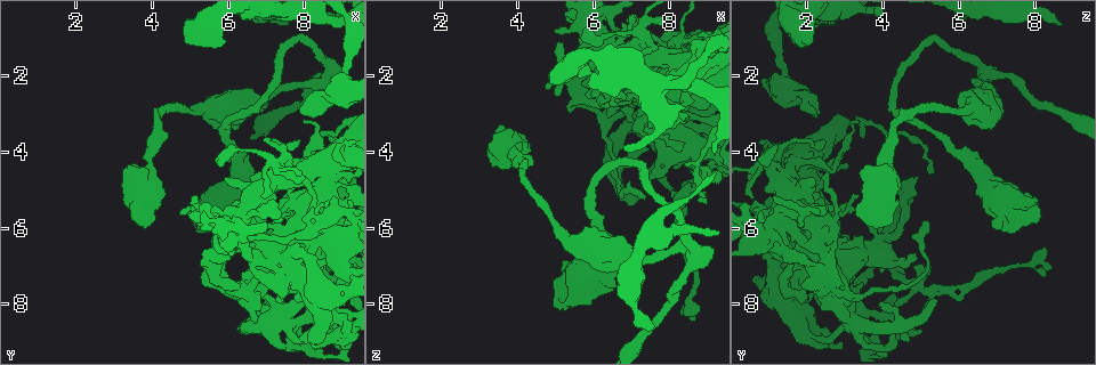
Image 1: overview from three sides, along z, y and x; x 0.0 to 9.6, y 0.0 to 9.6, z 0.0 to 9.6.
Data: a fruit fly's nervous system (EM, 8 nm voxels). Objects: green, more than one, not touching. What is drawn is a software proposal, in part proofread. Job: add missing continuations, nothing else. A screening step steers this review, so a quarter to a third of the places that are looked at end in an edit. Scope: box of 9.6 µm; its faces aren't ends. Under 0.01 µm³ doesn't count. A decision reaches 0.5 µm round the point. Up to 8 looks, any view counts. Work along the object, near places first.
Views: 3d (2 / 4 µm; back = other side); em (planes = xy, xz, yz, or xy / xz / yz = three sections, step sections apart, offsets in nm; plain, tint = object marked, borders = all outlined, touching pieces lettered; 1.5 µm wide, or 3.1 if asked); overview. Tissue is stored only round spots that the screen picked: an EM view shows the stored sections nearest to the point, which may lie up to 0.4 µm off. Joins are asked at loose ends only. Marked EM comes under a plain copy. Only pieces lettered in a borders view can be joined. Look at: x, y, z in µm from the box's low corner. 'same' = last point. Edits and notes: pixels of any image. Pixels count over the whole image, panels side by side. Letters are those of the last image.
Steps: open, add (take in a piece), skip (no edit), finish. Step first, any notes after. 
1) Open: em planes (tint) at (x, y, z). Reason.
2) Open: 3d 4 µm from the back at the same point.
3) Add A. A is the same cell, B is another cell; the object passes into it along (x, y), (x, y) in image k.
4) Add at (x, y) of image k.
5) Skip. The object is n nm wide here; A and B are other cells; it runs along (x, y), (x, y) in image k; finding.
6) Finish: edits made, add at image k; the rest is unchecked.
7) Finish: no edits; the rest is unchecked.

Open: em xy step 4 (tint) at (7.60, 0.65, 8.65). Free end.

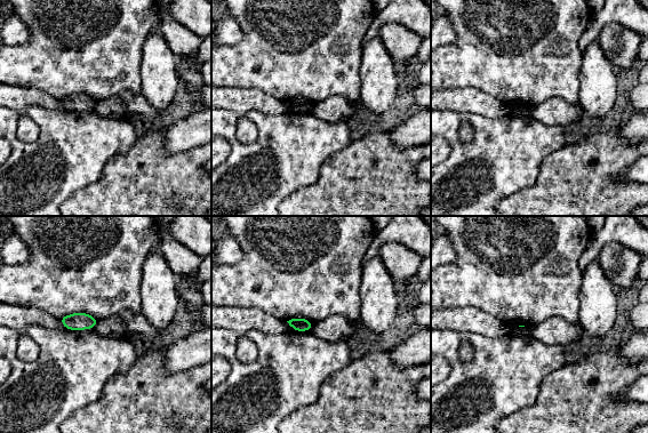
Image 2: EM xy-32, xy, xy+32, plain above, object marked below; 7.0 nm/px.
Open: em planes (borders) at the same point.

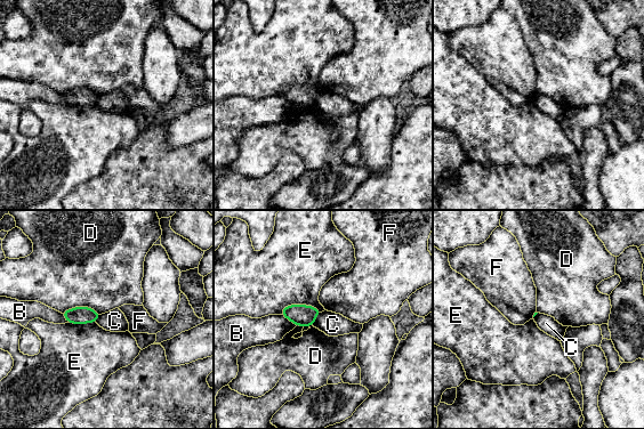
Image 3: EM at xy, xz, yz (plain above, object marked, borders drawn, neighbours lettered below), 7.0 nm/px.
Skip. The longest contact is with E, 300 nm; B, C, D, E and F are other cells; a border runs along (321, 313), (312, 325) in image 3; no lettered piece goes on from it.

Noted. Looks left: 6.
Open: 3d 2 µm at (7.20, 7.85, 5.30). An open end.

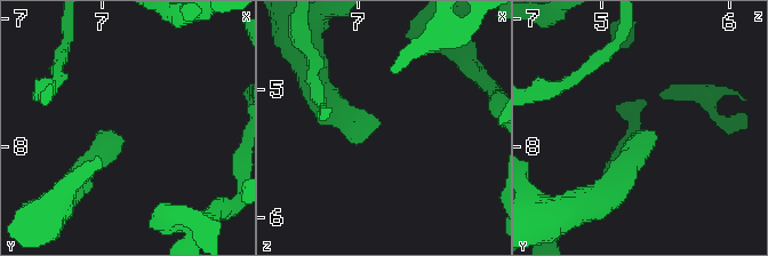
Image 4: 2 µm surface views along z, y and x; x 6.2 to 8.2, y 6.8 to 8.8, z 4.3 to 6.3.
Open: em xz step 4 (tint) at (7.14, 7.90, 5.26). Shape alone is not enough.

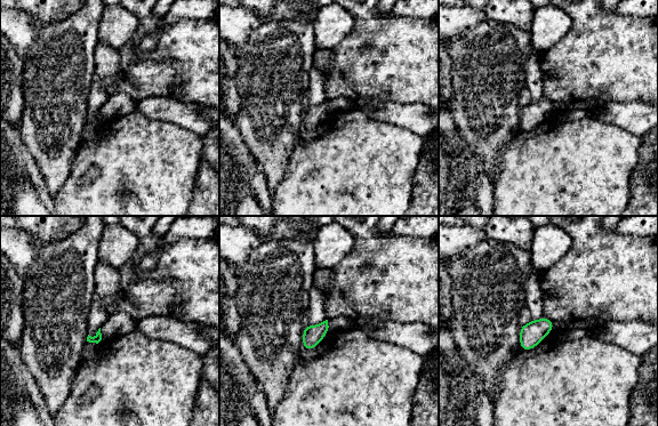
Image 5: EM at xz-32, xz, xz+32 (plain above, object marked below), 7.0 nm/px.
Open: em planes (borders) at the same point. Another direction.

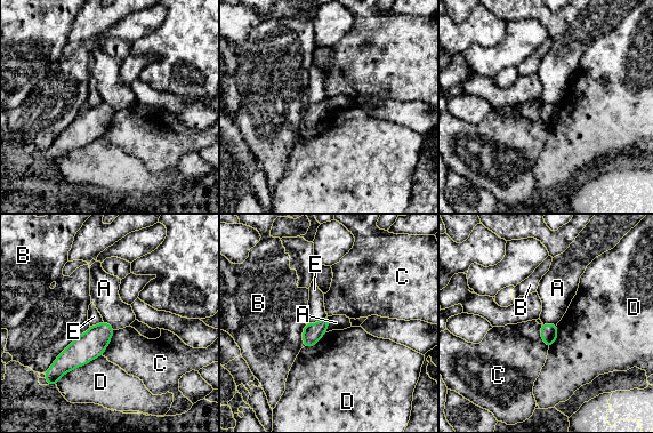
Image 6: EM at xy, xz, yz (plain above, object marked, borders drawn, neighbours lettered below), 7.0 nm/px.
Skip. The longest contact is with D, 380 nm; A, B, C, D and E are other cells; none of them fits.

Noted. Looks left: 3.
Open: em planes (borders) at (5.90, 4.60, 2.20).

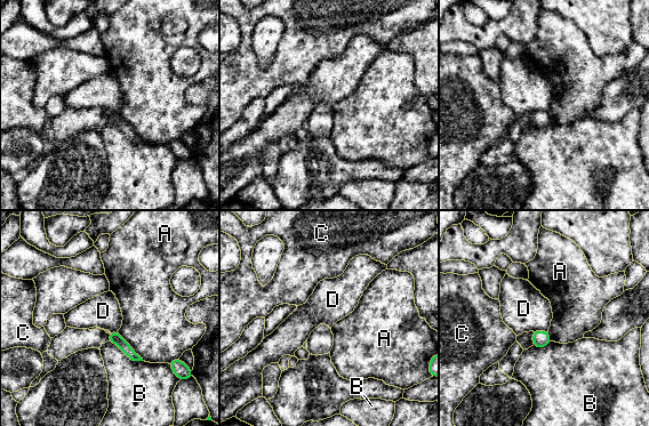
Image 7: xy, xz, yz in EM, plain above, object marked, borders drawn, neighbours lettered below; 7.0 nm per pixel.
Skip. A, B, C and D are other cells; no lettered piece goes on from it.

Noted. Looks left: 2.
Finish: no edits; the rest is unchecked.

